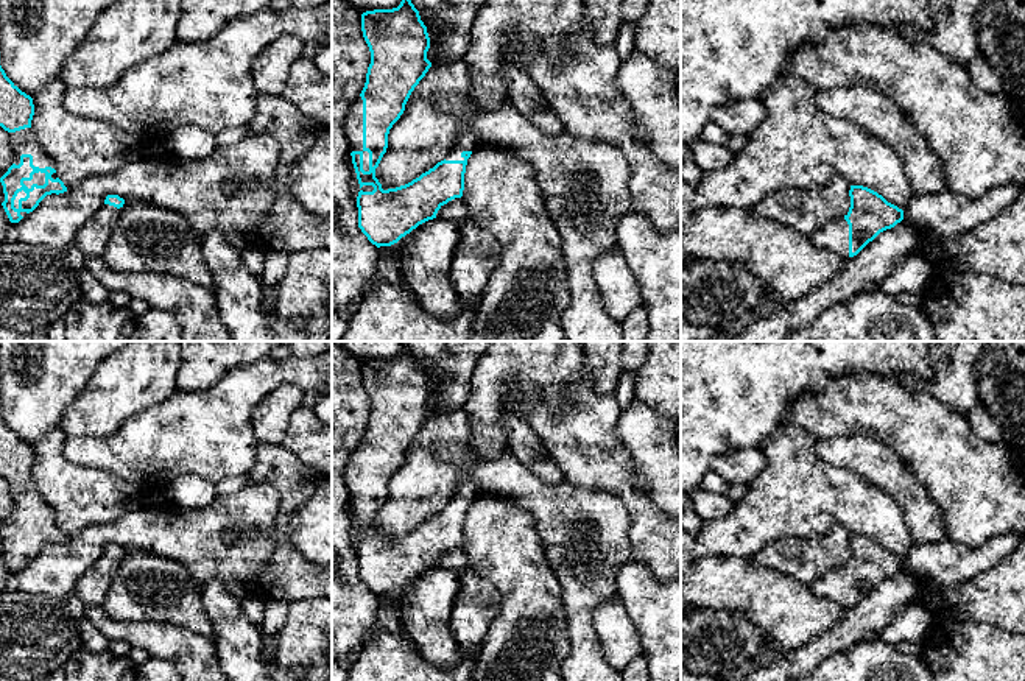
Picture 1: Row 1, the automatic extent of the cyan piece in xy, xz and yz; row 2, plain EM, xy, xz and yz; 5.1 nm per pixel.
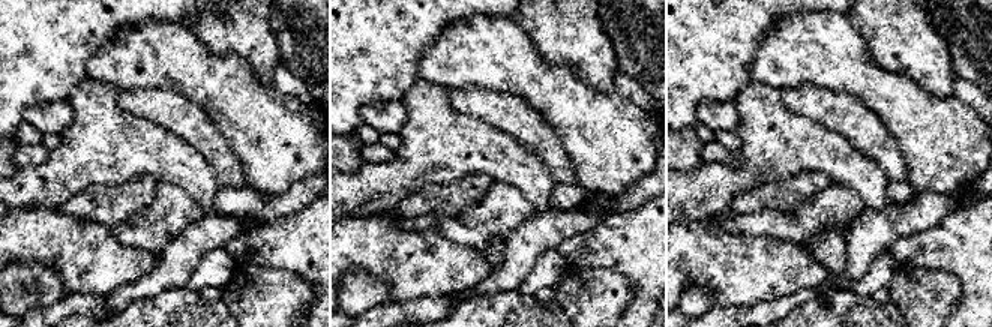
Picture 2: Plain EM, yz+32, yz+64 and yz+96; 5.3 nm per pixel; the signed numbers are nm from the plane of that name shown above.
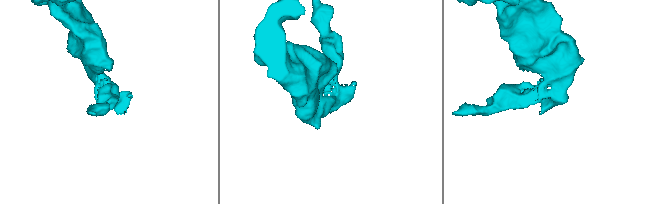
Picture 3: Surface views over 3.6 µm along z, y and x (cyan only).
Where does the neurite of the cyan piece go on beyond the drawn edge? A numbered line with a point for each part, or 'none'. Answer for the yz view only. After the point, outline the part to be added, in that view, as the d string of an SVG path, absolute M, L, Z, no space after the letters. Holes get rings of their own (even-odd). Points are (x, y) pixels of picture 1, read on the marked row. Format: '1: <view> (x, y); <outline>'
1: yz (835, 236); M843 218L829 223L821 231L812 234L810 242L821 249L829 249L841 256L846 262L849 257L849 224Z

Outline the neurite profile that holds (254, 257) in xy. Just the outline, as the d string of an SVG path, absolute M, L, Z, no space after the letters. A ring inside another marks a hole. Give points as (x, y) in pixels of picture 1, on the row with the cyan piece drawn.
M251 248L241 252L241 260L251 274L260 277L265 262L265 248Z

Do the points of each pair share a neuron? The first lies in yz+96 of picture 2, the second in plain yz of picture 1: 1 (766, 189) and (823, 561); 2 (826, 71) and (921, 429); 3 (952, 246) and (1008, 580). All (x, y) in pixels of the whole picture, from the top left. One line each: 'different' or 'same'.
1: same
2: same
3: same

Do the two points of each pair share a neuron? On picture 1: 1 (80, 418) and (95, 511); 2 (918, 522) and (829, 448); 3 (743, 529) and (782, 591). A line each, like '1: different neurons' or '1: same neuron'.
1: different neurons
2: same neuron
3: different neurons

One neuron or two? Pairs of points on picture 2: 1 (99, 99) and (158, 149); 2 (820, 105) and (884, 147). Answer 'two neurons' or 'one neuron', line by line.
1: one neuron
2: one neuron

